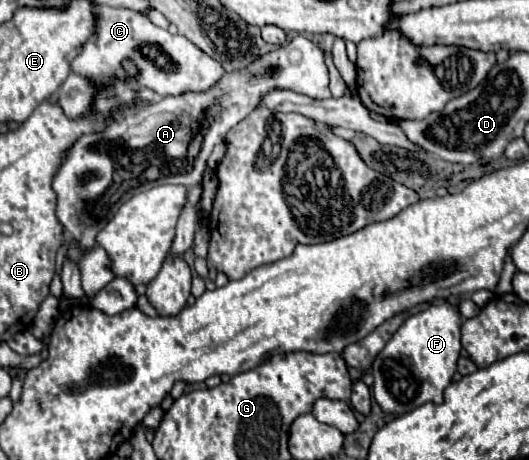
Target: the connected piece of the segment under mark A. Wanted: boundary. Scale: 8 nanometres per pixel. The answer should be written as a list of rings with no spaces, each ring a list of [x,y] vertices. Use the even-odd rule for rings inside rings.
[[[298,35],[290,39],[290,43],[254,59],[246,69],[236,69],[234,73],[224,73],[218,79],[218,85],[206,89],[206,93],[182,93],[178,97],[158,97],[150,105],[142,105],[138,111],[126,111],[116,121],[110,121],[104,133],[82,135],[74,147],[68,151],[68,157],[60,165],[52,187],[58,193],[58,219],[84,249],[96,245],[96,235],[104,229],[104,225],[114,217],[122,203],[126,203],[132,195],[152,189],[156,185],[172,183],[192,187],[202,181],[202,171],[216,143],[222,143],[226,133],[242,121],[266,93],[274,89],[290,89],[312,99],[330,99],[328,89],[328,69],[324,65],[322,51],[306,37]]]

